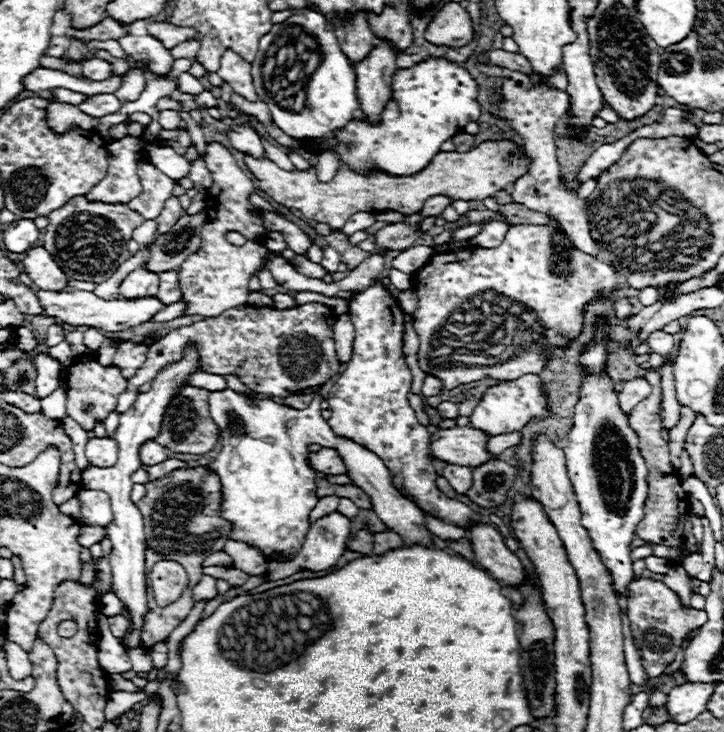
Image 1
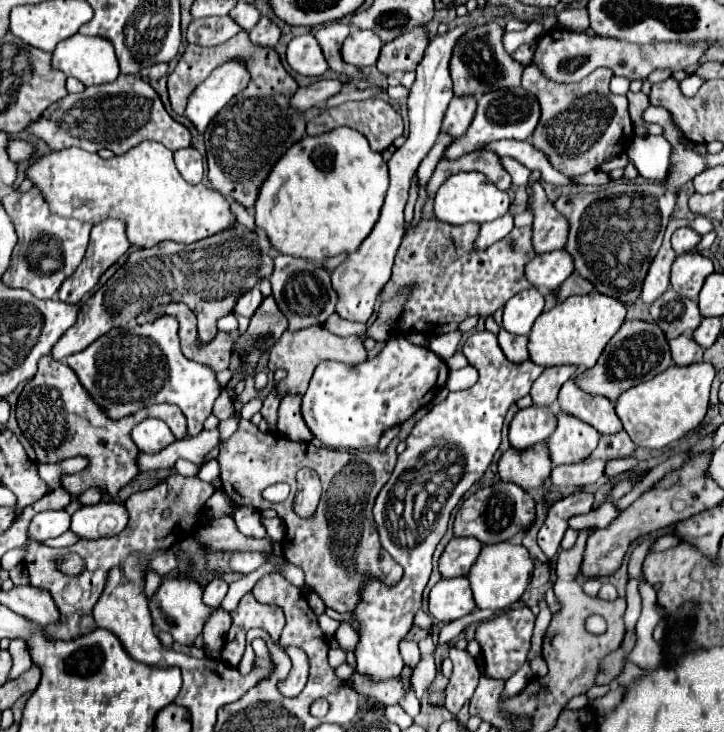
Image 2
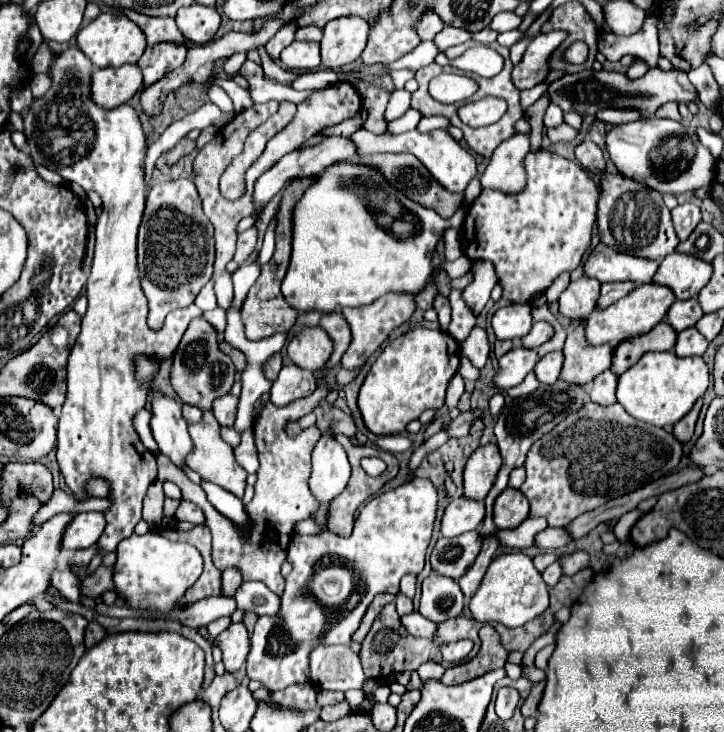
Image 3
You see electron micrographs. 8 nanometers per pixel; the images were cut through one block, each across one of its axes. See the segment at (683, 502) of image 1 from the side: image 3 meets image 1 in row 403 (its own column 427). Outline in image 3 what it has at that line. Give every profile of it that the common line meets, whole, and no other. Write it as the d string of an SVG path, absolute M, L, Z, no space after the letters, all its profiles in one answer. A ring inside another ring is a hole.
M386 604L382 614L376 618L368 636L362 642L360 660L362 660L364 674L368 678L386 678L390 674L398 674L398 672L404 672L404 670L418 670L420 664L430 662L430 660L440 662L440 648L432 640L410 636L408 630L400 624L400 616L396 612L396 606Z

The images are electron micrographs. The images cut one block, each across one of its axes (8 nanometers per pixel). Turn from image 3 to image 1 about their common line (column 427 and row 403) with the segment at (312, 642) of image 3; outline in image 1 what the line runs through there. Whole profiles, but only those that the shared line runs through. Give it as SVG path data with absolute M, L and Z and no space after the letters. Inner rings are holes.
M524 374L512 382L502 382L498 386L490 386L480 404L474 408L470 416L472 428L482 428L488 434L504 434L504 432L518 432L522 430L530 420L534 418L546 418L550 414L548 410L548 390L544 388L544 382L538 374Z

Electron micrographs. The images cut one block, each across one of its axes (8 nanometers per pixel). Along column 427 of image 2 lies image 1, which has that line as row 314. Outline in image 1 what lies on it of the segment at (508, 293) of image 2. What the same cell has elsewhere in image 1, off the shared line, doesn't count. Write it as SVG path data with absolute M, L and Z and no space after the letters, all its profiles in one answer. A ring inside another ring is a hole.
M302 304L292 310L238 306L222 312L216 318L206 318L190 326L172 330L162 340L150 346L148 360L136 376L128 380L126 392L118 398L118 412L124 412L136 402L138 388L174 362L184 358L188 344L194 344L200 356L200 366L208 374L236 374L248 388L260 394L288 398L300 390L326 384L340 372L340 360L334 348L334 310L324 304Z

